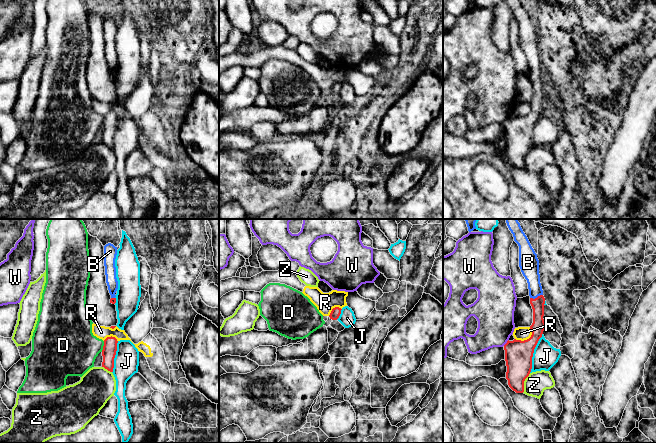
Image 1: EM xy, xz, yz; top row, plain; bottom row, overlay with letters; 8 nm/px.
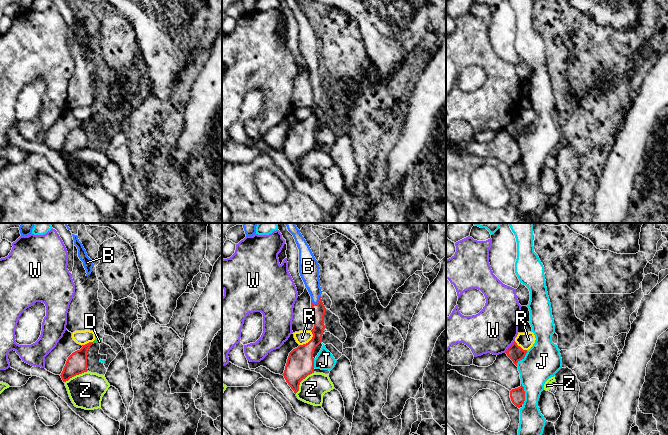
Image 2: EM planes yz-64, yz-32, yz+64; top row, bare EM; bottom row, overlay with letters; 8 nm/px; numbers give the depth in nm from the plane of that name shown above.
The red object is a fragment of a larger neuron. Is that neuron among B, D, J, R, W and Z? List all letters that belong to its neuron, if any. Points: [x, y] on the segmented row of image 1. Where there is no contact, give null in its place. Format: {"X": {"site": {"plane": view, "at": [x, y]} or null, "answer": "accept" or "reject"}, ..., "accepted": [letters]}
{"B": {"site": {"plane": "yz", "at": [537, 297]}, "answer": "accept"}, "D": {"site": {"plane": "xy", "at": [103, 346]}, "answer": "reject"}, "J": {"site": {"plane": "yz", "at": [533, 352]}, "answer": "reject"}, "R": {"site": {"plane": "yz", "at": [527, 339]}, "answer": "reject"}, "W": {"site": {"plane": "yz", "at": [507, 342]}, "answer": "reject"}, "Z": {"site": {"plane": "yz", "at": [523, 383]}, "answer": "reject"}, "accepted": ["B"]}

